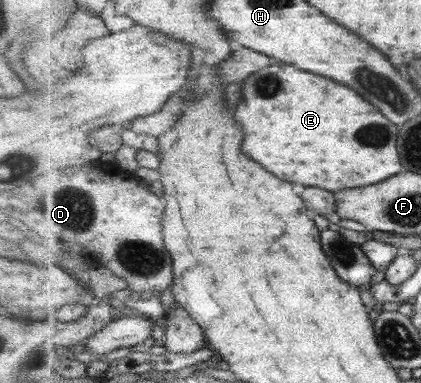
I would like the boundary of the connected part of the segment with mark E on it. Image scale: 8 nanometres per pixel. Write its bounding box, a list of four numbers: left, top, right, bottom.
[235,61,404,192]

